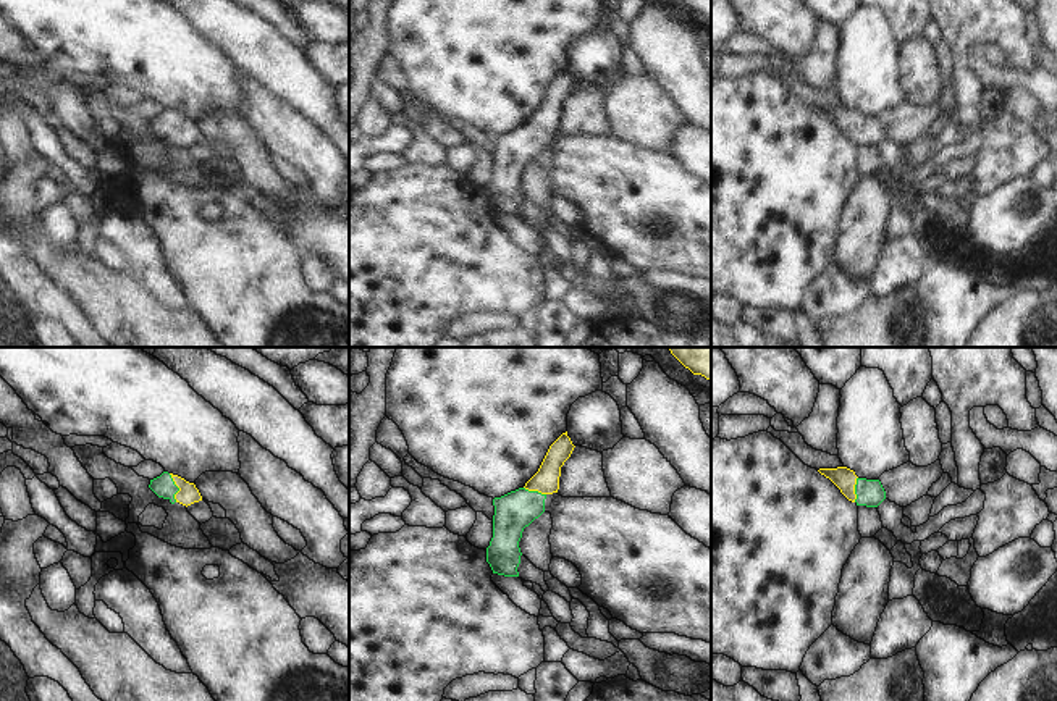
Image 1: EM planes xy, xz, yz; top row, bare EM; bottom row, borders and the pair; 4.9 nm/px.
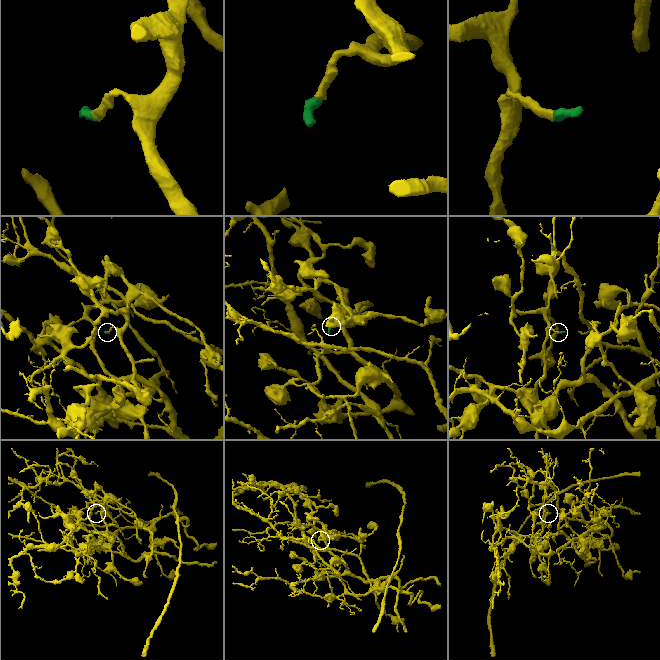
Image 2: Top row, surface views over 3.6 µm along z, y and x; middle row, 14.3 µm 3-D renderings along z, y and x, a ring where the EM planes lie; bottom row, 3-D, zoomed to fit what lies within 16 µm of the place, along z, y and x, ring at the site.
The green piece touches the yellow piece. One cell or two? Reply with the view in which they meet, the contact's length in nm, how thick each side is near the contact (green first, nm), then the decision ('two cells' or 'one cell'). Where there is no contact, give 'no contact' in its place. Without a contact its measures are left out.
xy | 150 nm | 110/100 nm | one cell

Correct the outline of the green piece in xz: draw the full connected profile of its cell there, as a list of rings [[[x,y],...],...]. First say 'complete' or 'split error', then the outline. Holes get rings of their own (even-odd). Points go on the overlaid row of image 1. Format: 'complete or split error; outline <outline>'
split error; outline [[[567,431],[562,433],[550,446],[538,472],[524,488],[493,499],[493,538],[486,548],[486,562],[493,573],[519,577],[522,531],[545,512],[546,496],[558,493],[561,467],[574,447]]]

